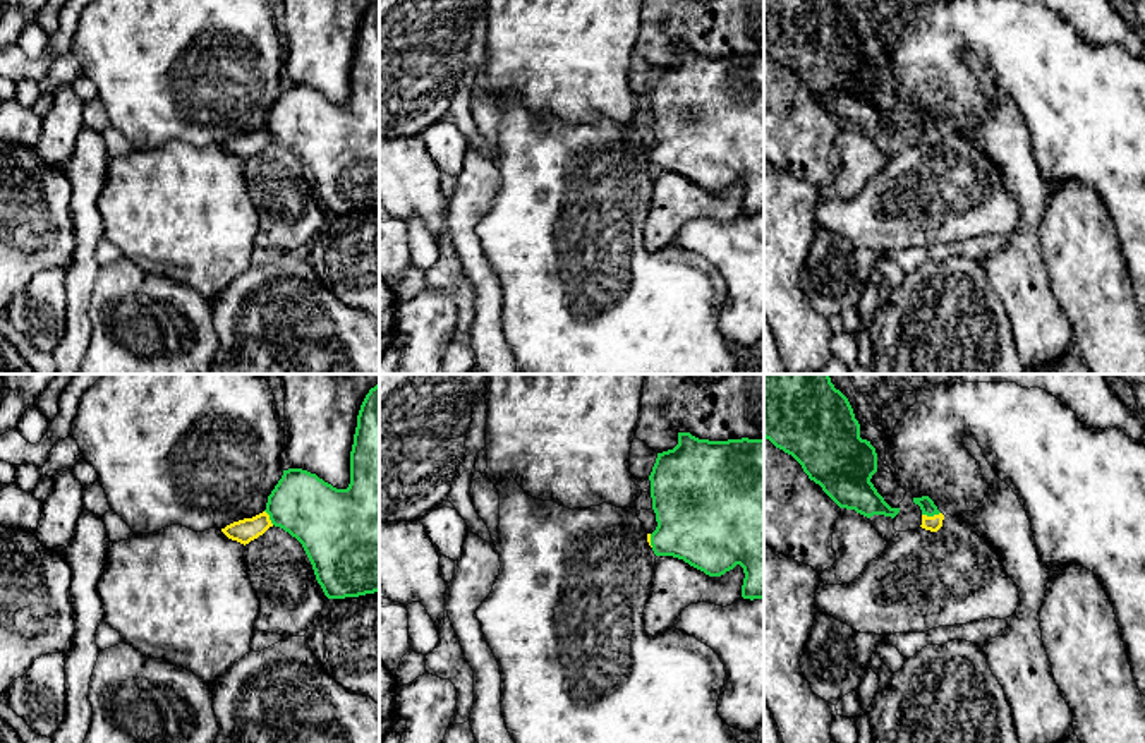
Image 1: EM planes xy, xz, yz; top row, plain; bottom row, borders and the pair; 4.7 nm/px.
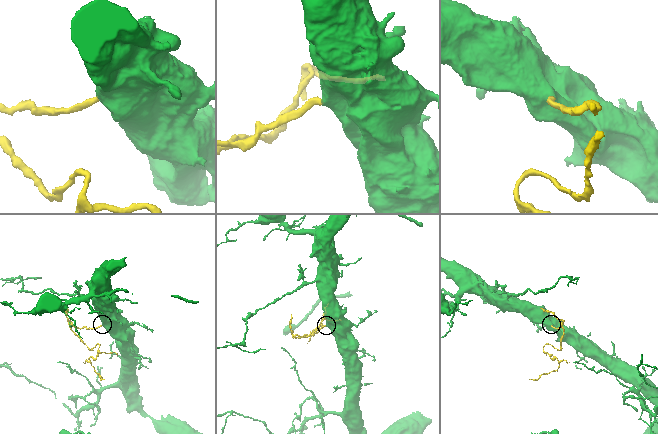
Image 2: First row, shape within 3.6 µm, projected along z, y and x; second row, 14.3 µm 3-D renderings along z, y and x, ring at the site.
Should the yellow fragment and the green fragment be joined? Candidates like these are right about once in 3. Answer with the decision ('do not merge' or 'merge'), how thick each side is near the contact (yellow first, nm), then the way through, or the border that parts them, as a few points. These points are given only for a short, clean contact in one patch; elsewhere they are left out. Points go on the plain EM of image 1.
merge; calibres 70 and 70 nm; way yz (932, 139), (931, 132), (927, 122)

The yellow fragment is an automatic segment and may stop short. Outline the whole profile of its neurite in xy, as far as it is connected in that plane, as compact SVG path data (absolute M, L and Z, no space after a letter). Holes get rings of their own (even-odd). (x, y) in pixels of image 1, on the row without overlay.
M379 0L369 5L357 31L347 105L336 105L302 84L283 86L268 112L266 125L252 134L233 137L221 148L245 161L273 141L302 160L328 214L379 208Z

